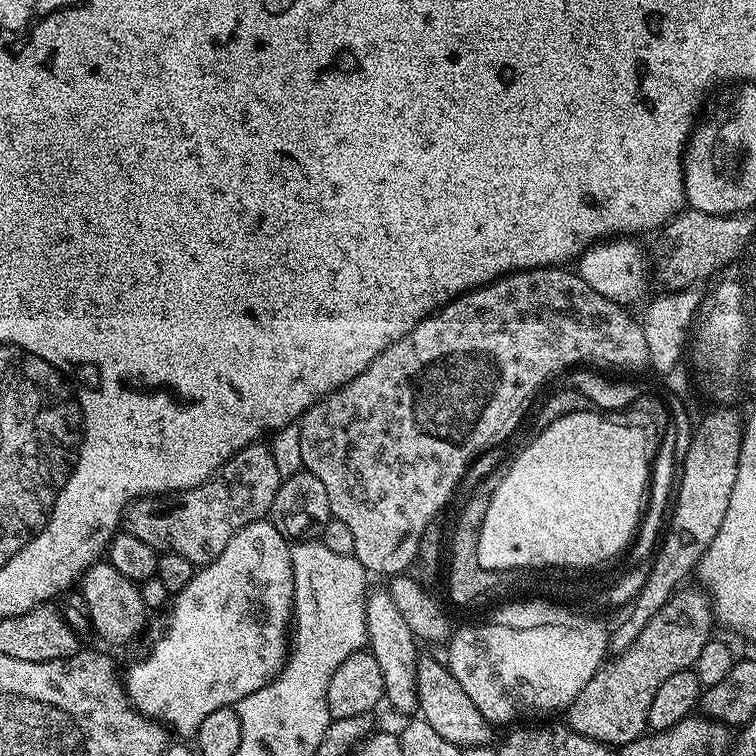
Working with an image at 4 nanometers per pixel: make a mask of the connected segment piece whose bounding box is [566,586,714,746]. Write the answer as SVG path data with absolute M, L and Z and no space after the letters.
M699 586L687 588L677 591L675 596L668 599L666 606L662 606L662 610L654 614L654 618L650 618L650 622L646 624L642 634L634 638L632 645L626 651L613 655L596 671L594 678L590 678L586 686L582 686L582 694L574 698L566 713L569 728L586 738L594 738L609 746L623 746L645 735L650 702L654 702L658 686L662 686L662 682L666 682L666 678L671 678L674 674L689 671L695 665L698 654L702 654L702 646L706 646L706 642L714 636L712 601L708 599L703 588Z

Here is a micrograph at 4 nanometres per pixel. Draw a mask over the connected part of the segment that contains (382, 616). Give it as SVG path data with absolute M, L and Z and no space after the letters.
M386 590L369 591L365 601L367 651L372 653L374 662L378 662L378 670L382 670L384 683L384 700L396 712L417 711L416 703L416 662L418 659L418 641L413 636L410 626L402 619L398 606L394 606L394 598Z

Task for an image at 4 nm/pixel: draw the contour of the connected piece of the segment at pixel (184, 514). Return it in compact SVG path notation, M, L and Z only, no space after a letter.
M257 442L238 450L220 471L202 486L166 496L141 496L132 501L122 517L123 527L134 538L146 542L157 553L182 554L190 563L203 566L214 562L222 550L246 526L265 519L274 506L281 477L269 445Z

